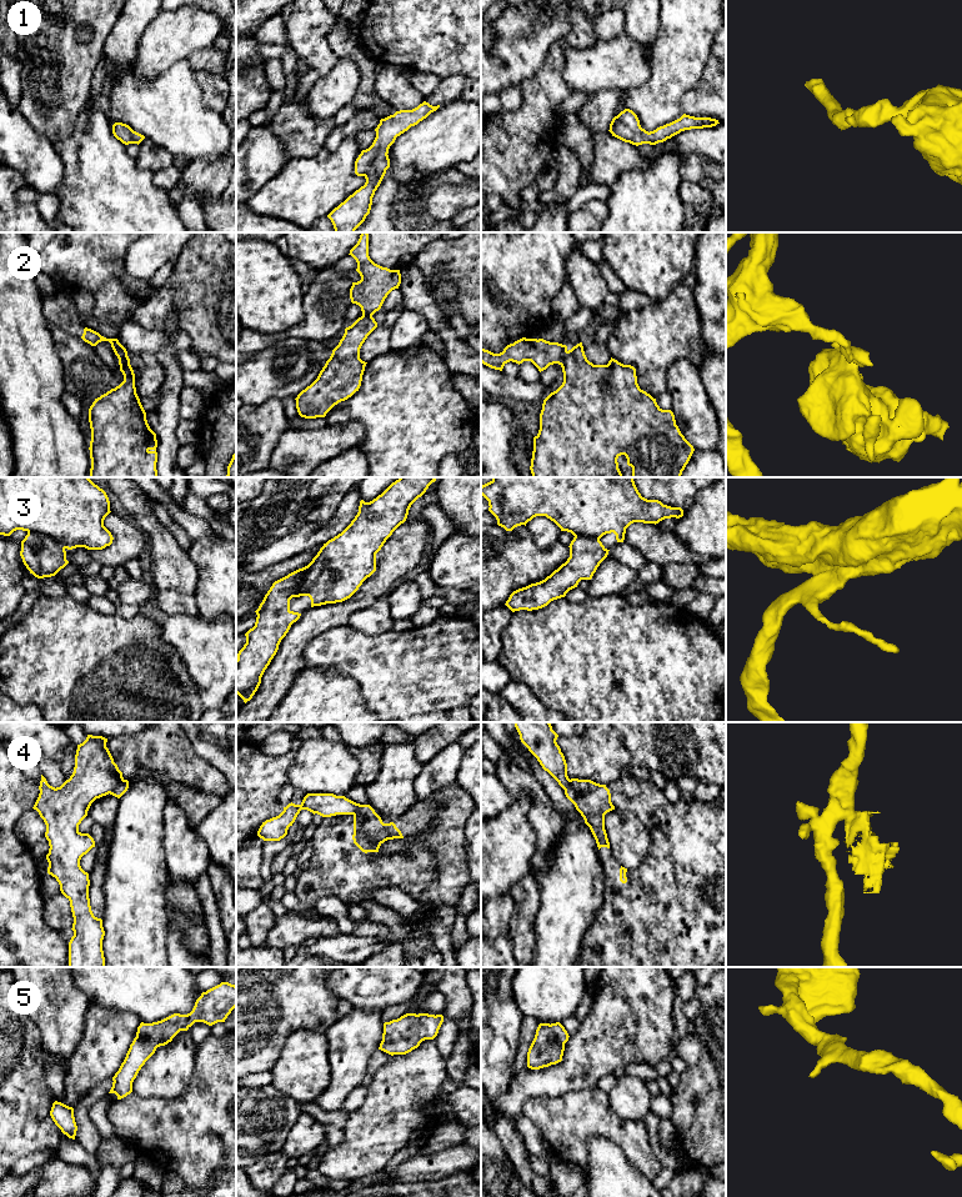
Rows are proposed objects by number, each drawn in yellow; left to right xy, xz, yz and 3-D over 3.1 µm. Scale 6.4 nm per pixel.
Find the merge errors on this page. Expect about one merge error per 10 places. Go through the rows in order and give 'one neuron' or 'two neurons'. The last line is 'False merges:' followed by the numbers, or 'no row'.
1: one neuron
2: two neurons
3: one neuron
4: two neurons
5: one neuron
False merges: 2, 4

